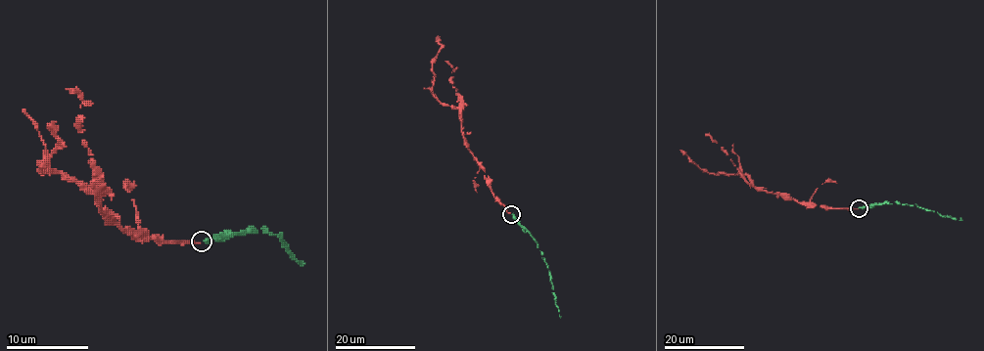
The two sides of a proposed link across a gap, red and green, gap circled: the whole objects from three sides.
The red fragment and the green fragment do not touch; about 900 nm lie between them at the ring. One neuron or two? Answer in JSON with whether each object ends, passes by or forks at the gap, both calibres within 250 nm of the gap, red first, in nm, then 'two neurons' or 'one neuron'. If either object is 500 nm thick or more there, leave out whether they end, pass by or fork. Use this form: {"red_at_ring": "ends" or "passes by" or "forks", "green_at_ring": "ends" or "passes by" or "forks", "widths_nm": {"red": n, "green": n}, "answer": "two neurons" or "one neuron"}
{"red_at_ring": "ends", "green_at_ring": "ends", "widths_nm": {"red": 160, "green": 240}, "answer": "one neuron"}

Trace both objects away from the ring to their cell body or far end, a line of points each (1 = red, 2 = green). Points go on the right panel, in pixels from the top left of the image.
1: (858, 209), (801, 205), (776, 193), (759, 191), (747, 175), (704, 172), (679, 150)
2: (859, 208), (895, 201), (915, 203), (942, 216), (960, 218)

